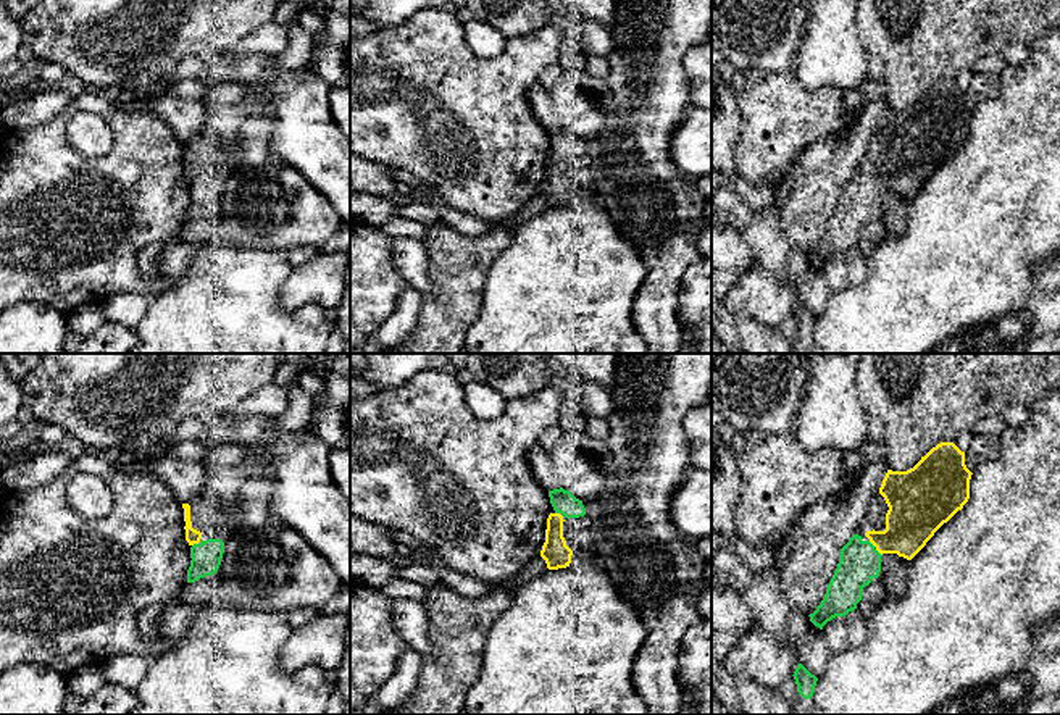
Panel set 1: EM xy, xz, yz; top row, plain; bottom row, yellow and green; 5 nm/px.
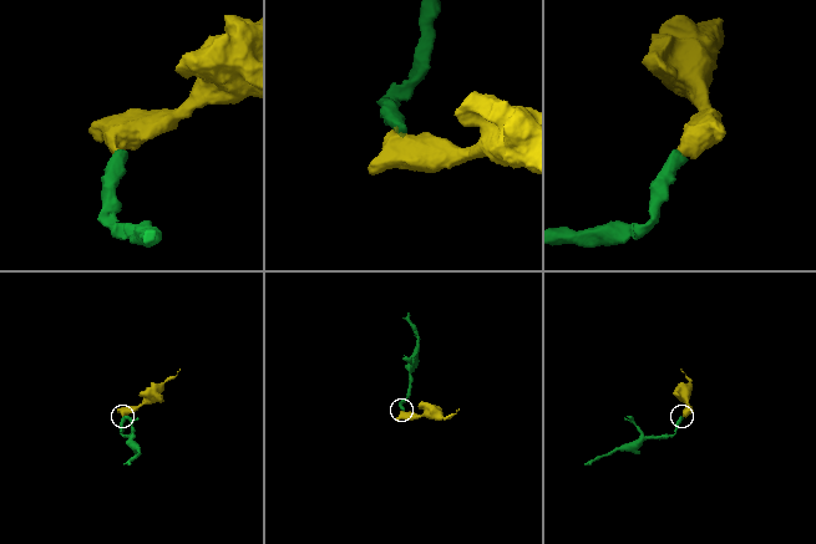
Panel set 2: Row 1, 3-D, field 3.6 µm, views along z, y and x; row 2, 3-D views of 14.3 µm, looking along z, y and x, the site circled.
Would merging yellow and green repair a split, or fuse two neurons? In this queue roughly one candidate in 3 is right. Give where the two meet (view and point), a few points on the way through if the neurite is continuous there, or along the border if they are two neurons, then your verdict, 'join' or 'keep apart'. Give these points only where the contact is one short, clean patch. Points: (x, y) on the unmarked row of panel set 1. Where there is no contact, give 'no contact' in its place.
xy (194, 181) | join

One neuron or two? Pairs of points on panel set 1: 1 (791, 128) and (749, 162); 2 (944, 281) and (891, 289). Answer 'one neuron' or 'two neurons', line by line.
1: one neuron
2: one neuron

